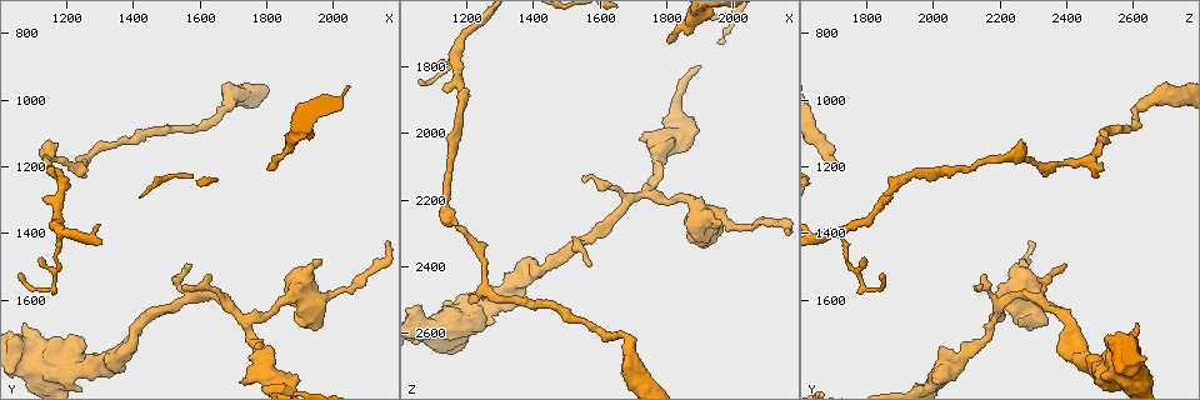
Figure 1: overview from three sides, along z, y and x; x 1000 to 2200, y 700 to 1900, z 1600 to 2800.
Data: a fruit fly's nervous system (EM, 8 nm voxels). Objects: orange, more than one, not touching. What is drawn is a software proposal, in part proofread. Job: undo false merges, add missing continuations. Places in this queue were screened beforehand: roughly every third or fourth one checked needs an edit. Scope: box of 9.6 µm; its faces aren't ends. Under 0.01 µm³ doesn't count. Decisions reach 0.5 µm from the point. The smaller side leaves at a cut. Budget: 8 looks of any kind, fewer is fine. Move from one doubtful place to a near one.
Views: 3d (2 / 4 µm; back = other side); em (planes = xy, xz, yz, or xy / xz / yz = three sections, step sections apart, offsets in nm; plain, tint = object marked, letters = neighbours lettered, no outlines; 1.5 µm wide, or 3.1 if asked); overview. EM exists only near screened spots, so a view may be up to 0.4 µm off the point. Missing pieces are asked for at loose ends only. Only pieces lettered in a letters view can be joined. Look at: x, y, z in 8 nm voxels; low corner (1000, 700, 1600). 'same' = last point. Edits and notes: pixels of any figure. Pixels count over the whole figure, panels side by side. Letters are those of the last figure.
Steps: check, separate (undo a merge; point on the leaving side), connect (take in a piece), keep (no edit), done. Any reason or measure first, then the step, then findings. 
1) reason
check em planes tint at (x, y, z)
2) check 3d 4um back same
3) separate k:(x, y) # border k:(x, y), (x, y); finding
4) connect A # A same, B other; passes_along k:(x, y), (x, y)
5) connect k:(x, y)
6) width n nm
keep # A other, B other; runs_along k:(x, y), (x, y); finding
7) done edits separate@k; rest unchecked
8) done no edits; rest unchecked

a narrow waist
check 3d 2um at (1160, 1180, 2270)

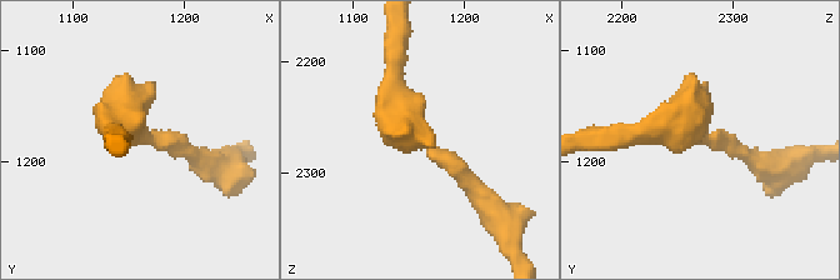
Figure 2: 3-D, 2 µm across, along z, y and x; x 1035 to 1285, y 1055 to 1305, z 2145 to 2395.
arm_widths 170, 220 nm; need the tissue
check em planes letters at (1166, 1178, 2276)

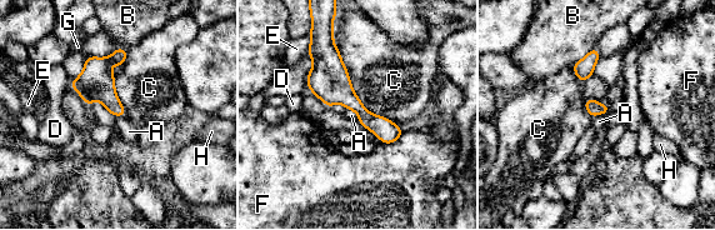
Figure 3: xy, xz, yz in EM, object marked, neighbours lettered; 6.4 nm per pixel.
keep # A other, B other, C other, D other, E other, F other, G other, H other; runs_along 3:(319, 46), (329, 79), (393, 139); continuous, no second neuron

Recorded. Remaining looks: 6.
calibre changes
check 3d 4um at (1260, 1800, 2520)

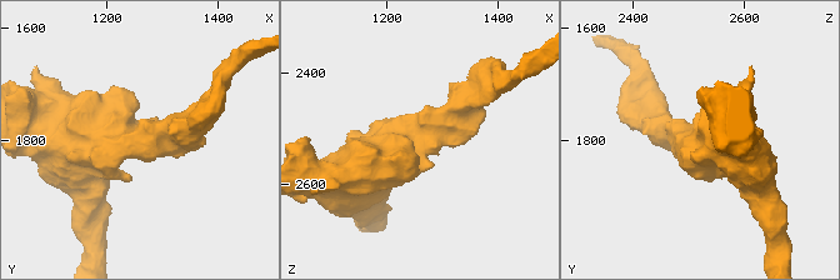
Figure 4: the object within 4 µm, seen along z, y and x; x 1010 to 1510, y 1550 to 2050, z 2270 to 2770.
arm_widths 340, 750 nm
check em planes plain at (1260, 1805, 2510)

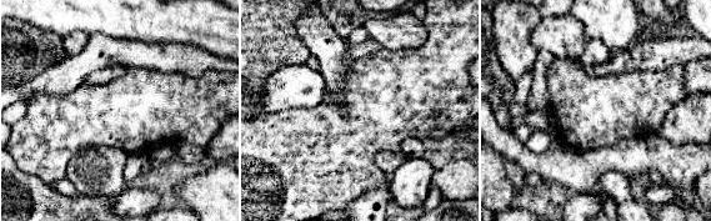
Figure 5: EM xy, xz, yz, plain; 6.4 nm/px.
what lies round it
check em planes letters same

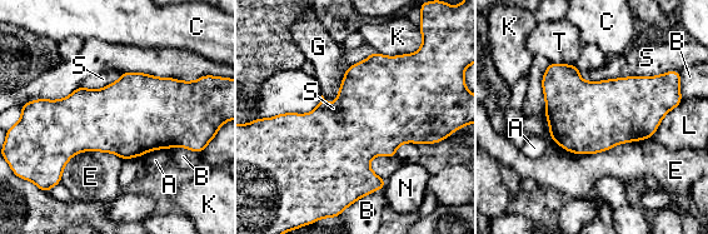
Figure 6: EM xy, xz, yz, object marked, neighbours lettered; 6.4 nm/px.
keep # A other, B other, C other, E other, G other, K other, L other, N other, S other, T other; all the same neuron

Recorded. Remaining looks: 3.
an open end
check 3d 2um at (1810, 1200, 1730)

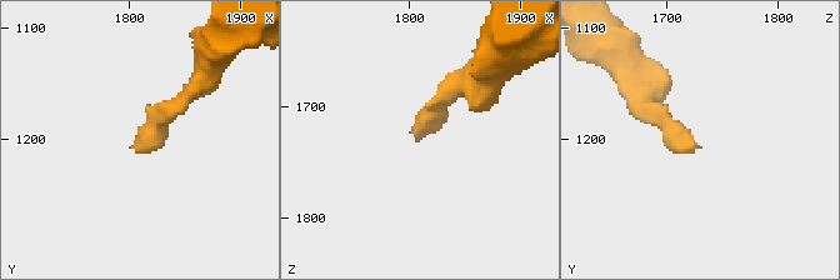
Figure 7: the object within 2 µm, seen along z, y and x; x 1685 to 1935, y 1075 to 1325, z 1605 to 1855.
shape alone is not enough
check em planes letters at (1808, 1208, 1730)

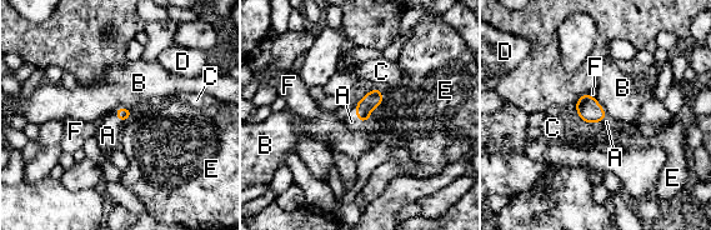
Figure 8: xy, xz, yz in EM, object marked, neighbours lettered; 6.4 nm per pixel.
width 90 nm; longest_contact E 260 nm
connect A # A same, B other, C other, D other, E other, F other; the neuron continues

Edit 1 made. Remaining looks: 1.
done edits connect@8; rest unchecked

